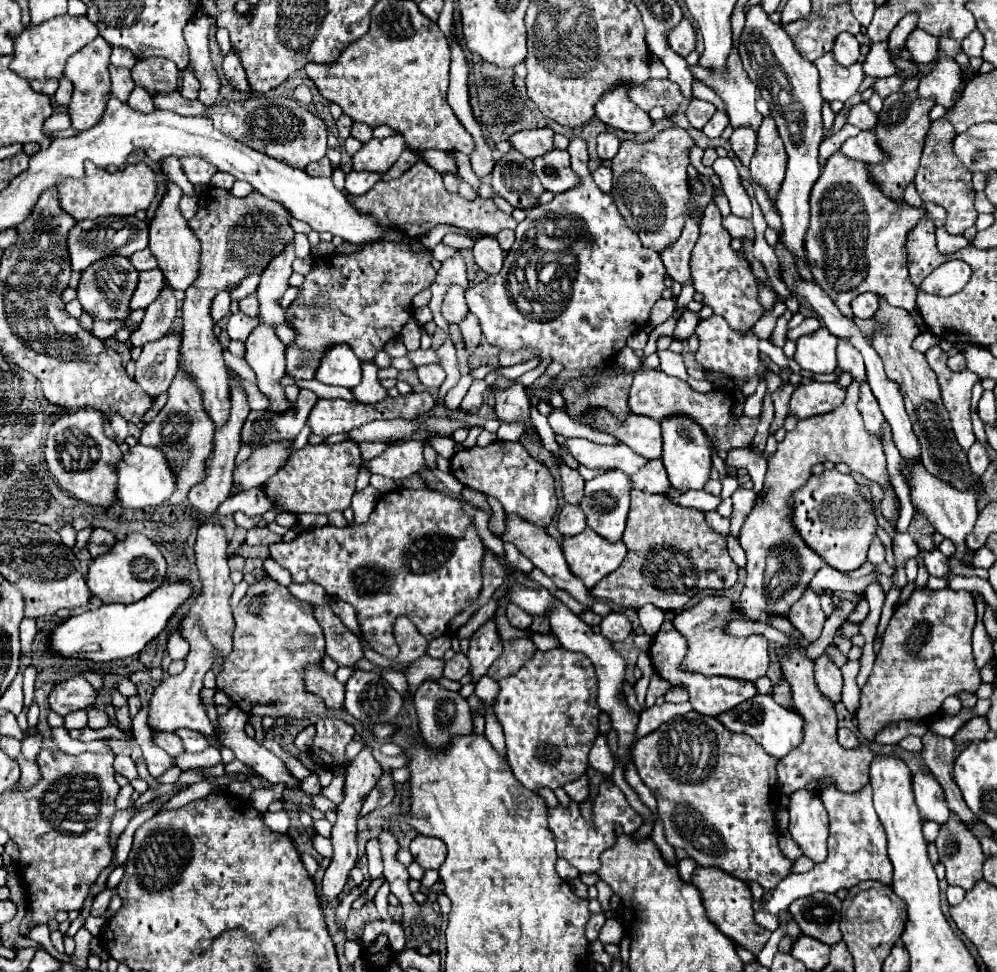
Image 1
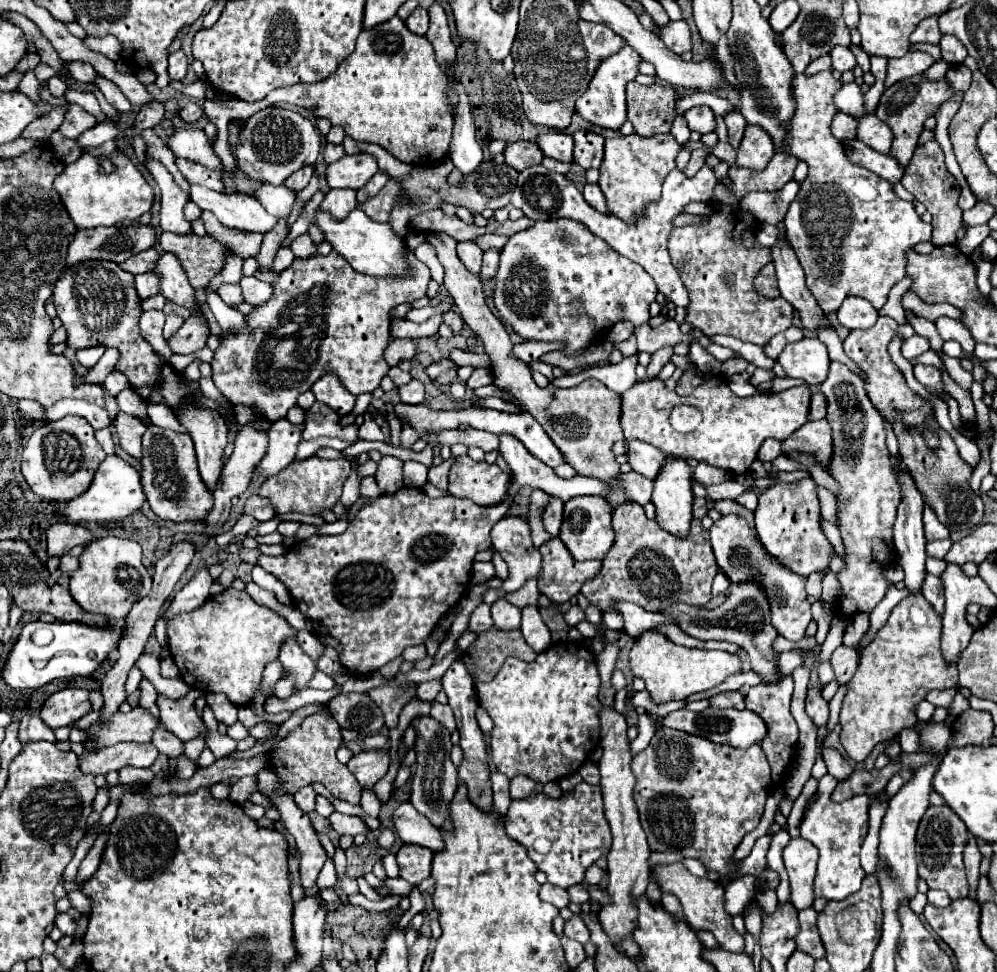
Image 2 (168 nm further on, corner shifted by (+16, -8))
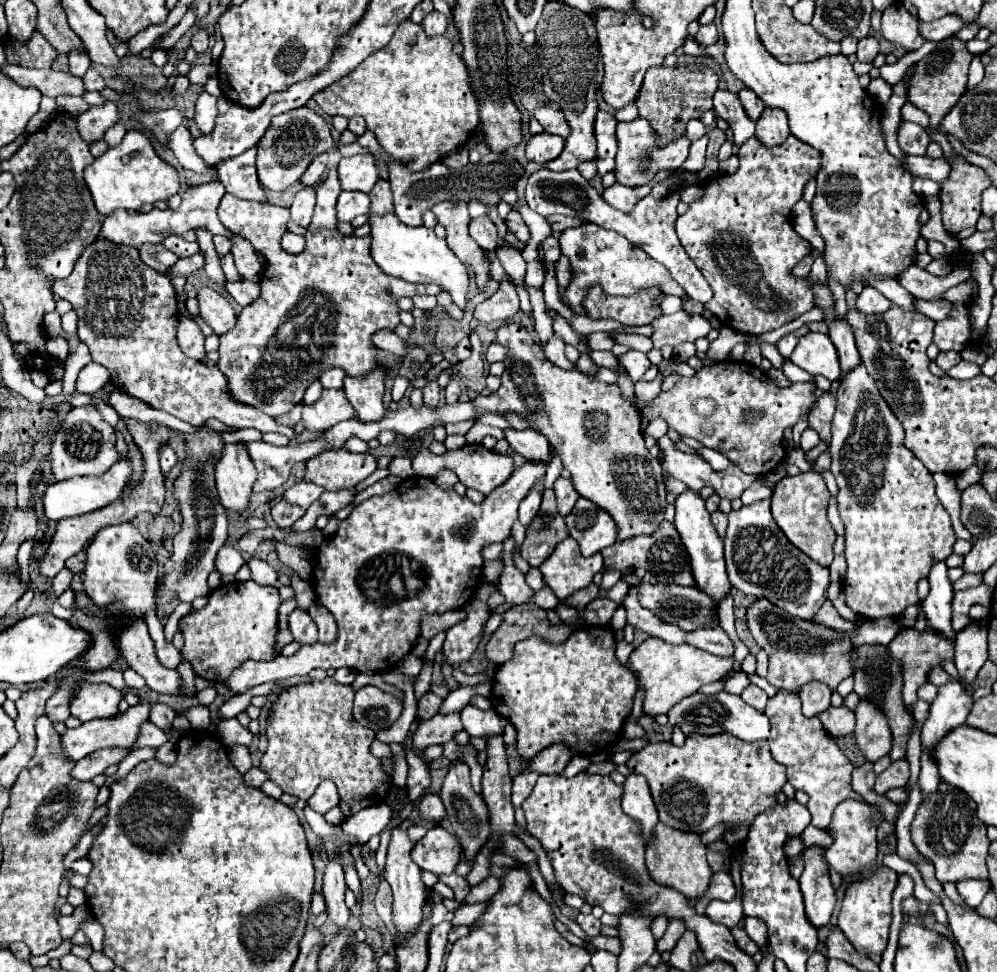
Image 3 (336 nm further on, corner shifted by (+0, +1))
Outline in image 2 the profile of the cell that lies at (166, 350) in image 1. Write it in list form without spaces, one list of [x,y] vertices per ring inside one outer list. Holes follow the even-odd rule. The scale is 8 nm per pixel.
[[[168,315],[168,317],[166,317],[166,325],[164,325],[164,339],[168,341],[168,339],[180,329],[182,323],[184,323],[182,317],[178,317],[178,315]]]

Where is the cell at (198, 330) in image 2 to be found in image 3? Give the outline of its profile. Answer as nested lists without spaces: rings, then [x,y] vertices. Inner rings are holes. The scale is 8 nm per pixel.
[[[180,316],[180,322],[178,322],[178,344],[180,344],[182,352],[188,358],[194,358],[194,360],[204,360],[206,358],[204,334],[200,332],[198,324],[194,320],[190,320],[190,318]]]

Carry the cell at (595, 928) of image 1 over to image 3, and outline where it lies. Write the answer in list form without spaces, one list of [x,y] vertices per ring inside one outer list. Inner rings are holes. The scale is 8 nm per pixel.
[[[580,914],[578,918],[576,918],[576,922],[580,924],[580,928],[588,934],[588,936],[598,936],[600,934],[600,920],[598,918],[594,918],[592,914]]]

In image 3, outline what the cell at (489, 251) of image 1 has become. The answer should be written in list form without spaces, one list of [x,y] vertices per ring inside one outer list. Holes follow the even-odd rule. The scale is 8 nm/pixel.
[[[488,216],[470,220],[470,236],[478,242],[482,250],[496,250],[496,226]]]

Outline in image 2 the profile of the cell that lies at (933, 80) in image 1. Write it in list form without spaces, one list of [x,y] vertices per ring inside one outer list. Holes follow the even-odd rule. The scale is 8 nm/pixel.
[[[932,15],[924,21],[920,21],[920,25],[916,27],[916,31],[910,35],[910,43],[912,45],[918,45],[918,43],[932,43],[932,45],[938,45],[940,43],[940,29],[938,29],[938,17]]]

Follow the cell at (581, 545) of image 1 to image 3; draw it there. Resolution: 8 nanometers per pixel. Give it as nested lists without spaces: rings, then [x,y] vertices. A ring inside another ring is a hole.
[[[568,536],[556,546],[548,562],[542,562],[538,570],[542,572],[546,586],[552,588],[556,598],[566,600],[576,590],[586,588],[592,582],[594,574],[602,570],[602,566],[604,564],[600,554],[584,558],[576,546],[576,540]]]

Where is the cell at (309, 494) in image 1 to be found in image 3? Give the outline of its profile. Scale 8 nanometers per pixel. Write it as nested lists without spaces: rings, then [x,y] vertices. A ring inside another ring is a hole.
[[[326,450],[306,462],[304,480],[324,486],[326,490],[344,490],[366,480],[378,468],[370,452],[354,454],[348,450]]]

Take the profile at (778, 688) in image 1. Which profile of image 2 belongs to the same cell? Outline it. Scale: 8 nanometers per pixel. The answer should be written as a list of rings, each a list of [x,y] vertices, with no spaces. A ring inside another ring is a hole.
[[[784,675],[774,683],[760,683],[756,687],[750,687],[748,695],[746,695],[746,707],[754,713],[758,713],[766,725],[768,725],[768,739],[764,739],[762,749],[770,761],[772,767],[772,777],[778,783],[782,773],[786,771],[786,767],[790,767],[794,753],[796,753],[796,743],[798,743],[798,725],[794,721],[794,717],[790,715],[790,697],[794,691],[794,679],[792,675]]]

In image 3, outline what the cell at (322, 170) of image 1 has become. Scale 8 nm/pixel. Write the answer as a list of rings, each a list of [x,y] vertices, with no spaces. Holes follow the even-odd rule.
[[[326,154],[316,156],[316,158],[312,160],[312,164],[308,166],[308,170],[304,172],[304,178],[302,178],[300,182],[302,182],[304,186],[314,186],[314,184],[318,184],[318,182],[322,180],[324,172],[326,172],[326,160],[328,160]]]

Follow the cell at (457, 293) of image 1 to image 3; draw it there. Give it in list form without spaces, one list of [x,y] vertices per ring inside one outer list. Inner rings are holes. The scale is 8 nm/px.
[[[510,282],[500,284],[500,290],[488,298],[484,304],[478,304],[474,316],[480,322],[496,322],[496,320],[510,320],[520,310],[516,288]]]

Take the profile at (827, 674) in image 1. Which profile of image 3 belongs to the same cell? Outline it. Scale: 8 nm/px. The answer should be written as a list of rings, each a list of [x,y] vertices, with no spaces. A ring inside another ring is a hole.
[[[830,706],[818,718],[820,718],[824,730],[832,738],[842,738],[842,736],[854,732],[854,714],[846,706],[840,706],[840,708],[832,708]]]

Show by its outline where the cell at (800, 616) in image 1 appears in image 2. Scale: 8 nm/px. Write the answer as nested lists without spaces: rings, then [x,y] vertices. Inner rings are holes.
[[[722,515],[718,521],[714,521],[714,525],[710,529],[710,541],[712,541],[714,555],[716,555],[716,563],[730,577],[730,581],[740,583],[744,579],[756,579],[758,583],[762,583],[762,587],[766,589],[768,599],[770,599],[774,629],[790,641],[800,641],[812,619],[810,603],[808,603],[806,591],[804,591],[806,579],[788,571],[786,567],[770,561],[766,557],[766,551],[760,547],[758,539],[746,525],[746,521],[740,519],[738,515]]]

